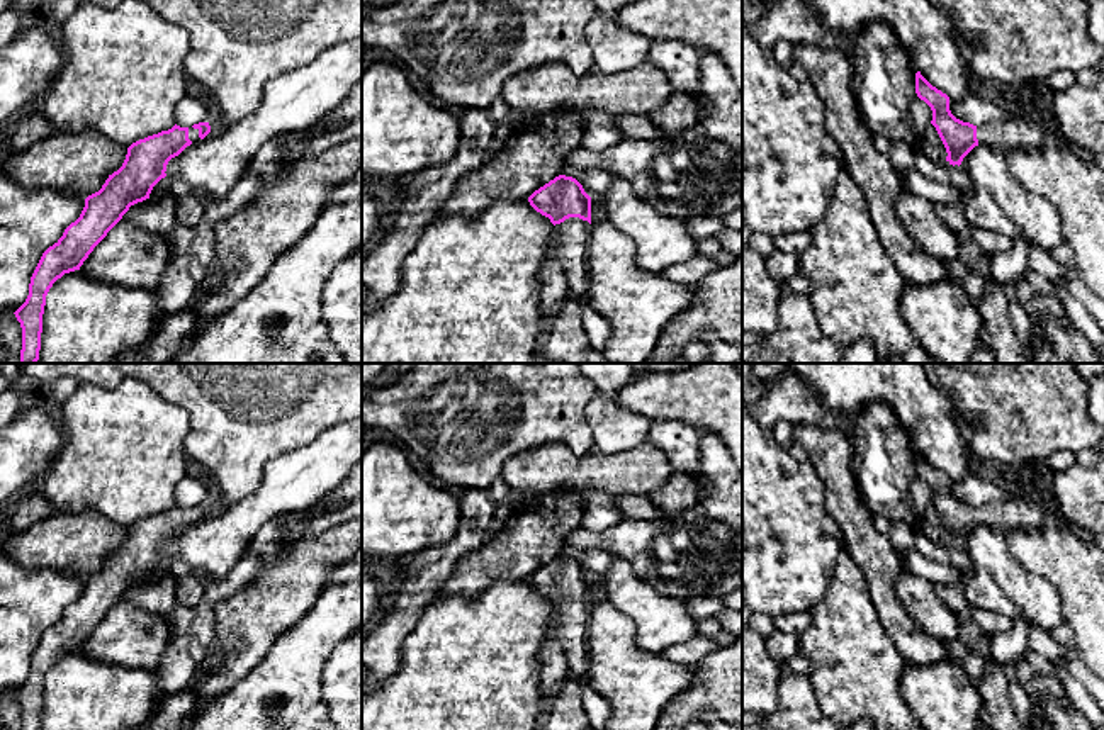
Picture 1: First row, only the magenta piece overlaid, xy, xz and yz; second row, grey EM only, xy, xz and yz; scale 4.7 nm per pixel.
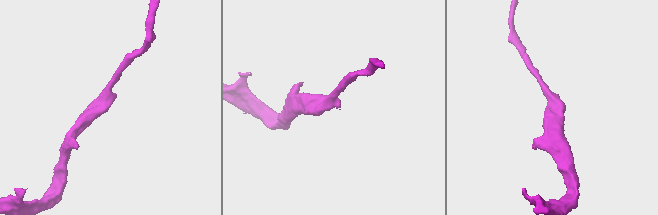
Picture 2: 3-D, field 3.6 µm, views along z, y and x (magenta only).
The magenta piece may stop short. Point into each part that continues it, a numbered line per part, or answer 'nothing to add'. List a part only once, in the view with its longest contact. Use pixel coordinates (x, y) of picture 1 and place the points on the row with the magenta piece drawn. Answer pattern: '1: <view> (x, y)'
1: xz (568, 245)

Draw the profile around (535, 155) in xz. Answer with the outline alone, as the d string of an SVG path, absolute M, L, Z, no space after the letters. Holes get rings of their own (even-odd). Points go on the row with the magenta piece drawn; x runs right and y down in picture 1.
M576 109L549 110L530 119L487 161L464 177L445 200L442 216L472 219L498 200L523 200L562 175L567 156L581 148L584 117Z

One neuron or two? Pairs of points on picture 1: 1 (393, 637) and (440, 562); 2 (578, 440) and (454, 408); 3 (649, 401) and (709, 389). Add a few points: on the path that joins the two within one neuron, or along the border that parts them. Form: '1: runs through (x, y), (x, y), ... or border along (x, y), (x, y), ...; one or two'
1: runs through (401, 618), (422, 581); one
2: runs through (547, 415), (496, 413), (491, 408), (484, 408); one
3: runs through (664, 396), (693, 396); one

